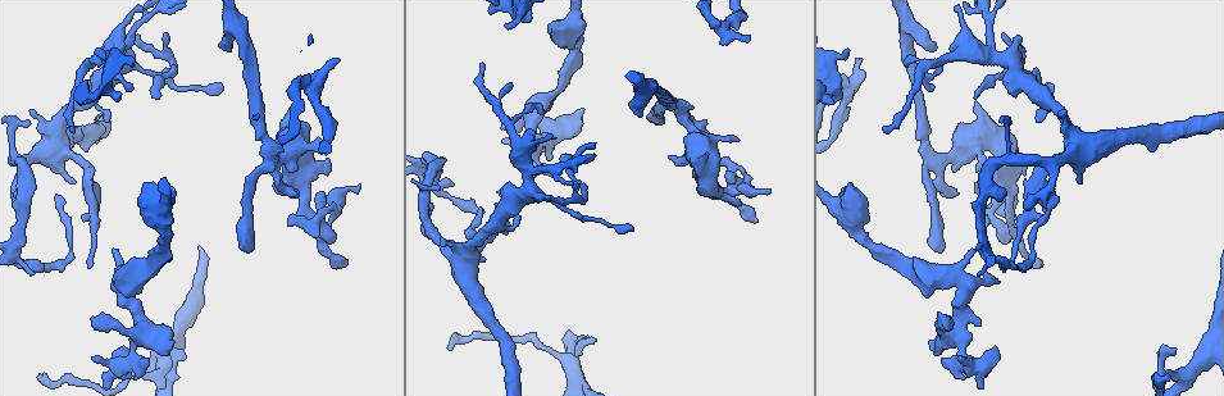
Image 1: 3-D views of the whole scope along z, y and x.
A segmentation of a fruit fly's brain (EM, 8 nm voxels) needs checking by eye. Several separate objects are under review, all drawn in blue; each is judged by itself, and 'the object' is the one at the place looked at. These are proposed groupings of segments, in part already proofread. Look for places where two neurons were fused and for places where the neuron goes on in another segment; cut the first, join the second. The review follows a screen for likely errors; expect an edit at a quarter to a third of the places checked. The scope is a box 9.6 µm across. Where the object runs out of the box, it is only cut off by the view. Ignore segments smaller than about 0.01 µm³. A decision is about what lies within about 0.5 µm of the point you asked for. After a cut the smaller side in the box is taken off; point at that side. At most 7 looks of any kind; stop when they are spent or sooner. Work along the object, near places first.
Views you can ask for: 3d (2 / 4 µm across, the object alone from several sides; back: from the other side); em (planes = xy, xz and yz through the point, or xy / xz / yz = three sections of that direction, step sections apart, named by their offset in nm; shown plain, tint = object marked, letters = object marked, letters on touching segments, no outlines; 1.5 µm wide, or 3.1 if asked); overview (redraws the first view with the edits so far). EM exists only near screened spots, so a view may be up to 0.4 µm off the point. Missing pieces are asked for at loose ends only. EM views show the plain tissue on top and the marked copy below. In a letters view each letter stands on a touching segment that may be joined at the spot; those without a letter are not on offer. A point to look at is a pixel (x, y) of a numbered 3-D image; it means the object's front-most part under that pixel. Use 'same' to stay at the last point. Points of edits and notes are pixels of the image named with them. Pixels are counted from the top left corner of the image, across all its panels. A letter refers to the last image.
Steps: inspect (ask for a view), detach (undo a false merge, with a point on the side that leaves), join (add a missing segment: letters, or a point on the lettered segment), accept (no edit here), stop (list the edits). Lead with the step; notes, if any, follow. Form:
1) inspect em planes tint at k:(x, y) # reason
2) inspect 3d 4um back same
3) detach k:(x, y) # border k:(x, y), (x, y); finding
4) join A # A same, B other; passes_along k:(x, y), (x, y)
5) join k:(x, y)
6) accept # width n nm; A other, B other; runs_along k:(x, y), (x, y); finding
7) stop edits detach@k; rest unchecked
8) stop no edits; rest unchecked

inspect 3d 2um at 1:(130, 90) # tapers out

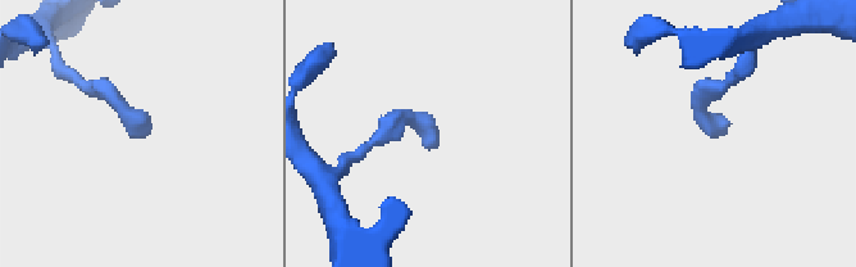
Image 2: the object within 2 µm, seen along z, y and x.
inspect em planes letters at 2:(146, 128) # need the tissue

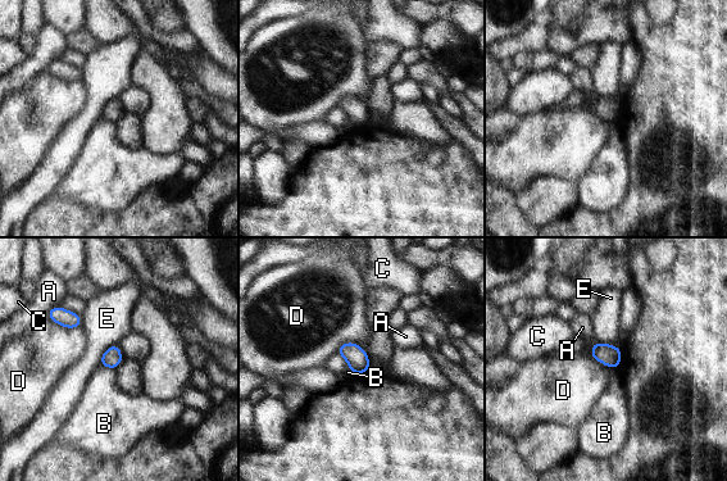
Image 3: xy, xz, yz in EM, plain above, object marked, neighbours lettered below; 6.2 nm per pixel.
accept # A other, B other, C other, D other, E other; border 3:(46, 314), (64, 327), (78, 329); no lettered segment goes on from it

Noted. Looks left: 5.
inspect em planes letters at 1:(735, 140) # thin end

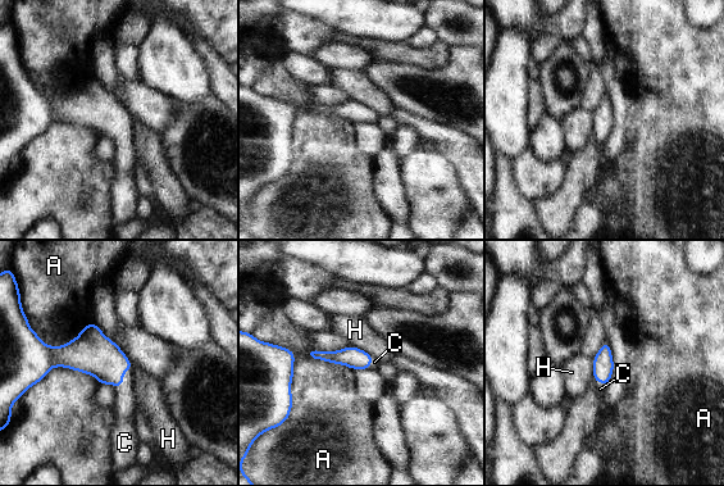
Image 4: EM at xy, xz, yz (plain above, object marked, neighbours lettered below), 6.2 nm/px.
join C # width 130 nm; A other, C same, H other; passes_along 4:(95, 354), (122, 381), (124, 405); it goes on there

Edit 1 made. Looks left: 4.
inspect 3d 2um at 1:(148, 281) # free end

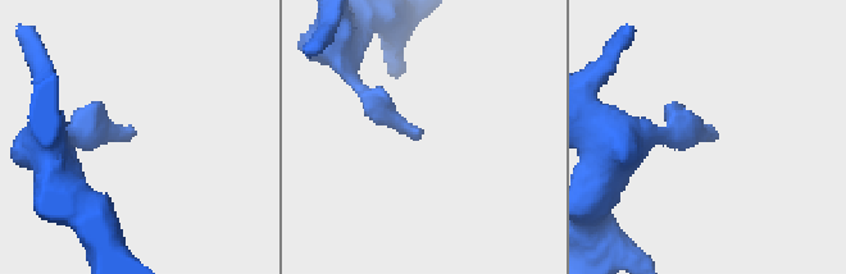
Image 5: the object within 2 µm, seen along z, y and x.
inspect em planes letters at 5:(708, 130) # shape alone is not enough

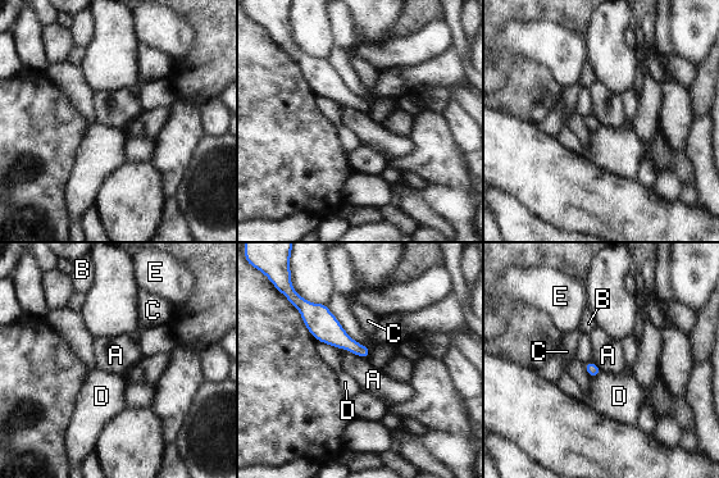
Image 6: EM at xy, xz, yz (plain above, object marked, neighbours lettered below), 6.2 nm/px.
accept # A other, B other, C other, D other, E other; border 6:(337, 347), (346, 349), (367, 359); no lettered segment goes on from it

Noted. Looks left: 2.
stop edits join@4; rest unchecked

